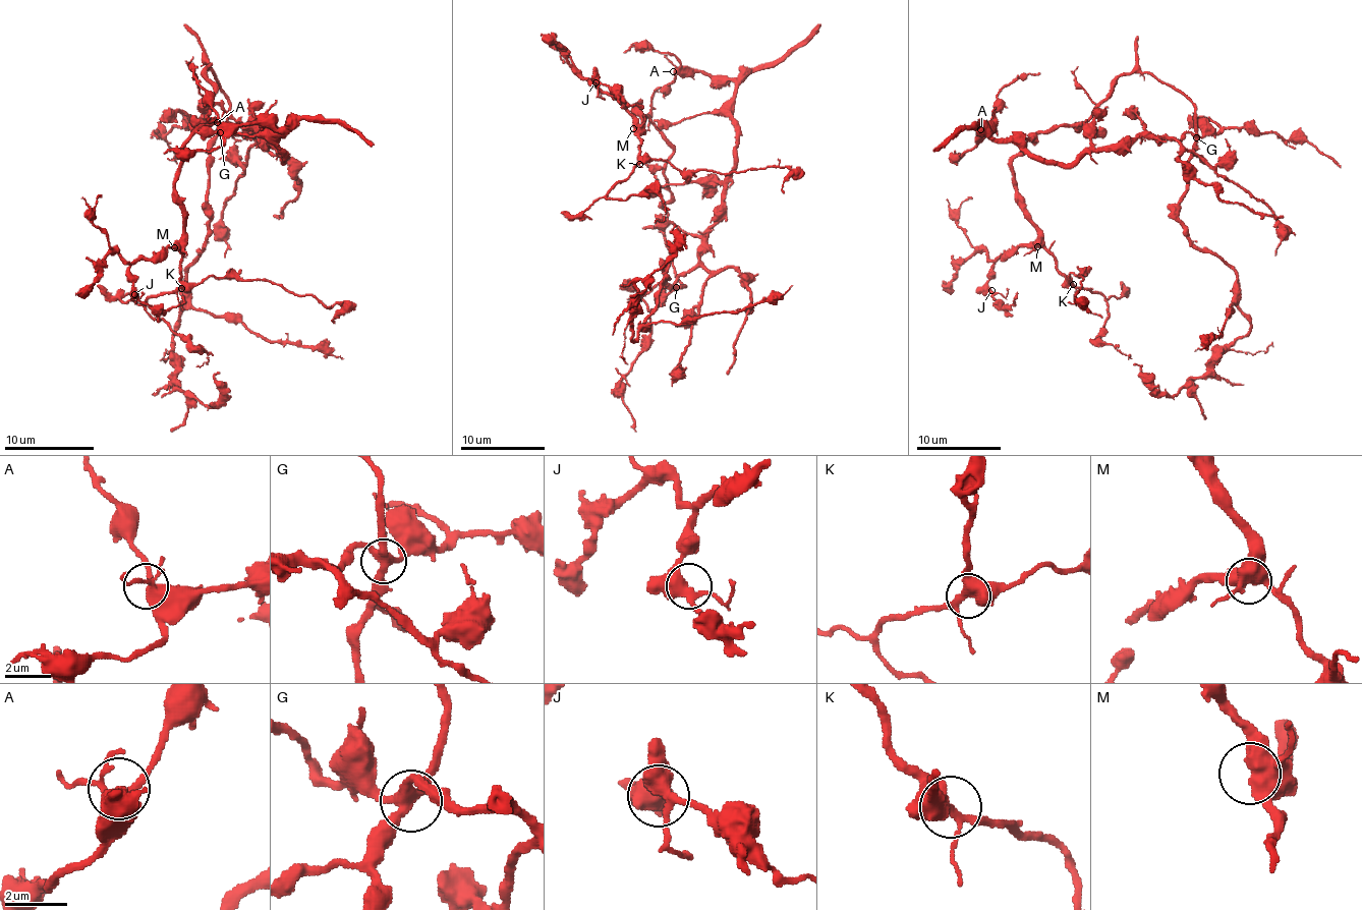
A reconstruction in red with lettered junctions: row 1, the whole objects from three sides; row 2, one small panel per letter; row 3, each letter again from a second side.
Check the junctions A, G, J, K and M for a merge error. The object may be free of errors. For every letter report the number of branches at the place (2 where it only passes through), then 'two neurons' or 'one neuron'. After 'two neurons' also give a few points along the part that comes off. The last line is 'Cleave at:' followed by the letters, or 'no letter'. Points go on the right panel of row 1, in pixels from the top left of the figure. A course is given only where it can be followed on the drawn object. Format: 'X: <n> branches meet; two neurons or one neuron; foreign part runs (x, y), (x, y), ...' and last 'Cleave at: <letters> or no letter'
A: 4 branches meet; one neuron
G: 4 branches meet; two neurons; foreign part runs (1197, 137), (1184, 96), (1130, 72), (1012, 161), (1039, 244), (1102, 318)
J: 4 branches meet; one neuron
K: 4 branches meet; one neuron
M: 4 branches meet; one neuron
Cleave at: G

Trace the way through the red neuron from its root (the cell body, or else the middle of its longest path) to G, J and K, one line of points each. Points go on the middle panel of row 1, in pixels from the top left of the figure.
G: (665, 229), (665, 243), (671, 257), (673, 273), (684, 286), (675, 288)
J: (665, 229), (663, 206), (671, 197), (665, 164), (673, 146), (639, 103), (633, 107), (641, 128), (596, 82)
K: (665, 229), (663, 206), (671, 197), (665, 164), (673, 146), (637, 103), (633, 107), (641, 116), (639, 164)

